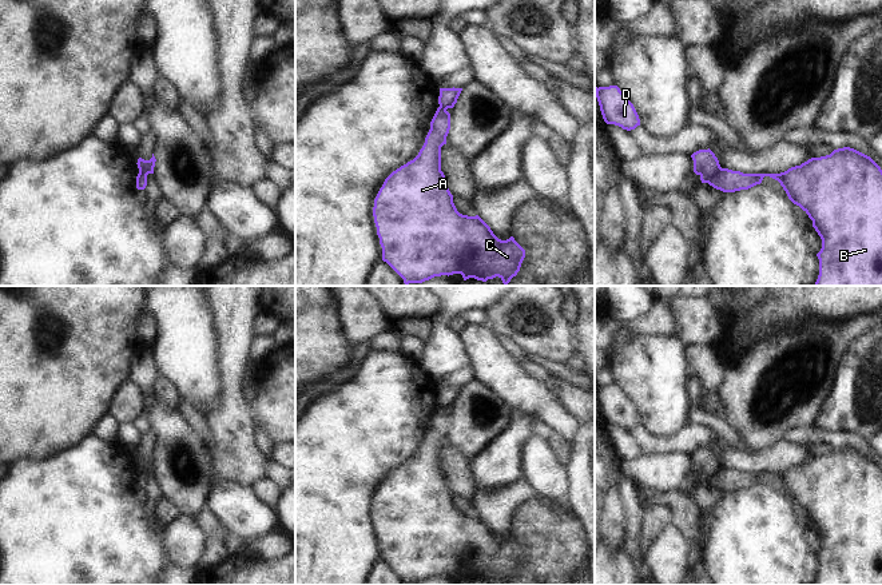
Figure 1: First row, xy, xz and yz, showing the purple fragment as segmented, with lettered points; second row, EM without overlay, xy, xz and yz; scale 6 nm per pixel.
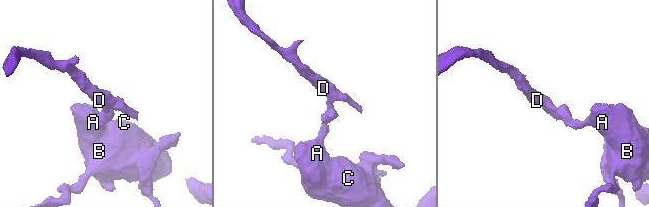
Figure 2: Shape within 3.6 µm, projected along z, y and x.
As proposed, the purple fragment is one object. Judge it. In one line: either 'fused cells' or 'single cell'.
fused cells

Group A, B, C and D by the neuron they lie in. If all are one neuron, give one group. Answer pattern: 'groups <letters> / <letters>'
groups A B C / D

